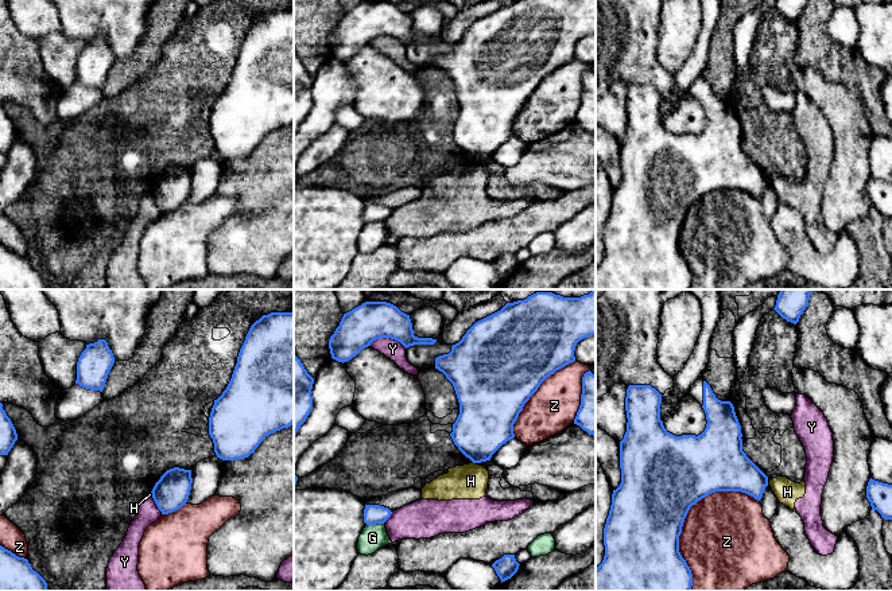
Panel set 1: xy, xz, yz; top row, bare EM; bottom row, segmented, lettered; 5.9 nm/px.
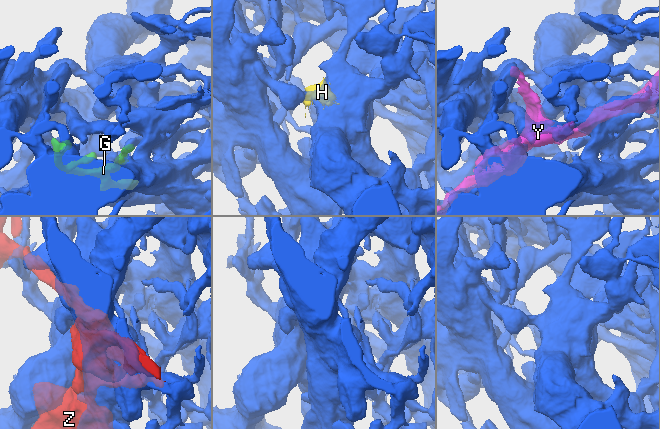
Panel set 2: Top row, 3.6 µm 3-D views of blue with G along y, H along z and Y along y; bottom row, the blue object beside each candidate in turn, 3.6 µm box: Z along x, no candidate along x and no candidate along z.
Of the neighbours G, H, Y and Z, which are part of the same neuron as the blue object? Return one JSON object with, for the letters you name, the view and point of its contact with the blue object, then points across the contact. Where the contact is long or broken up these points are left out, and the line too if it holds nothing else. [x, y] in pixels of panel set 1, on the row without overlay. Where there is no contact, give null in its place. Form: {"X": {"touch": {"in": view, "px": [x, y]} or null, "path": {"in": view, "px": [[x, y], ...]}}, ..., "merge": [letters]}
{"merge": []}

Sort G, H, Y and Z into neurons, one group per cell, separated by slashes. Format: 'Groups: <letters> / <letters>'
Groups: G / H Y / Z

